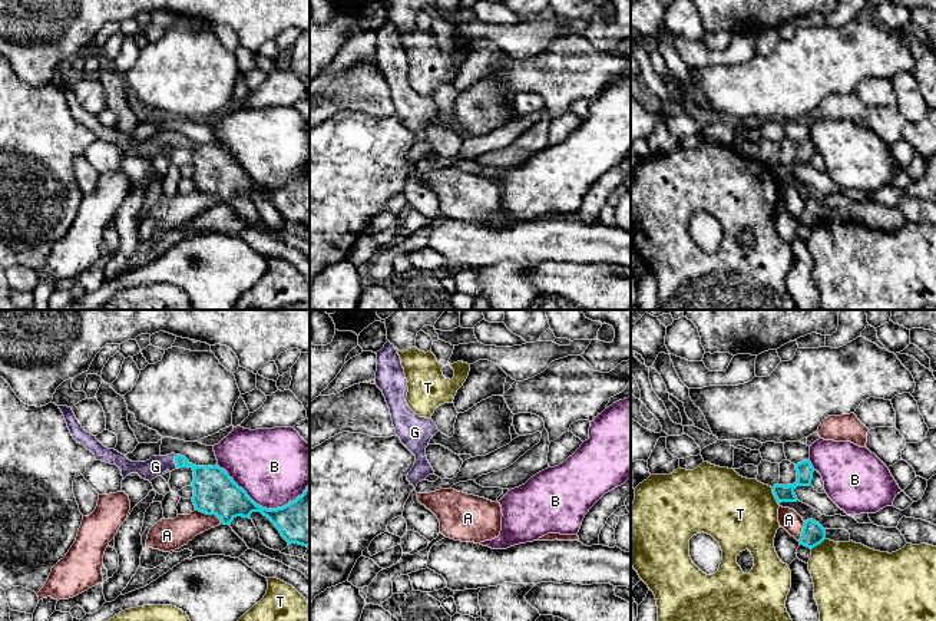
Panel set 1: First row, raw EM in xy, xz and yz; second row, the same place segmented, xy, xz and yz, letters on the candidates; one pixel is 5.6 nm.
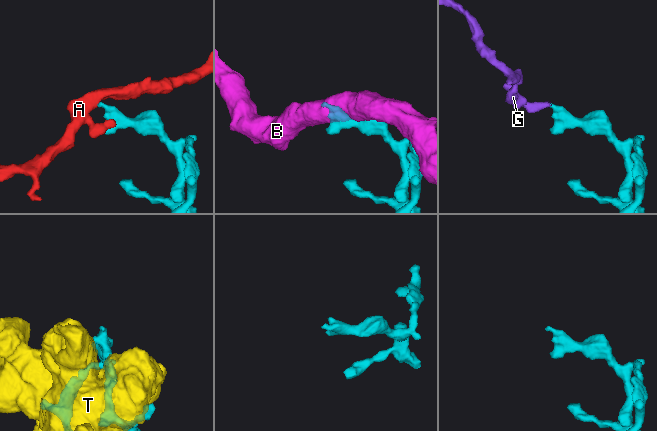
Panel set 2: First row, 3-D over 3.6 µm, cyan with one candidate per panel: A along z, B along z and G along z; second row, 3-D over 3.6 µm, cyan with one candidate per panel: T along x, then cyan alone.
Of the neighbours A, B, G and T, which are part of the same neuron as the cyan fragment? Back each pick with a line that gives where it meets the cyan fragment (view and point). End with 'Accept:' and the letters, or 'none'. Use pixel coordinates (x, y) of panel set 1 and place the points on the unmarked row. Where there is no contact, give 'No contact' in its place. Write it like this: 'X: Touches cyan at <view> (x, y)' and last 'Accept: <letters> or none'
G: Touches cyan at xy (175, 141)
Accept: G

